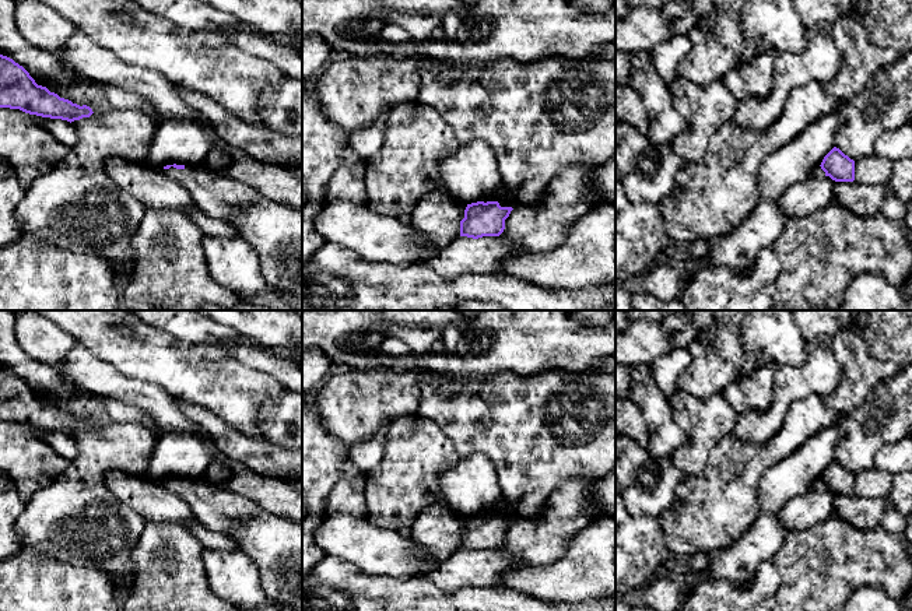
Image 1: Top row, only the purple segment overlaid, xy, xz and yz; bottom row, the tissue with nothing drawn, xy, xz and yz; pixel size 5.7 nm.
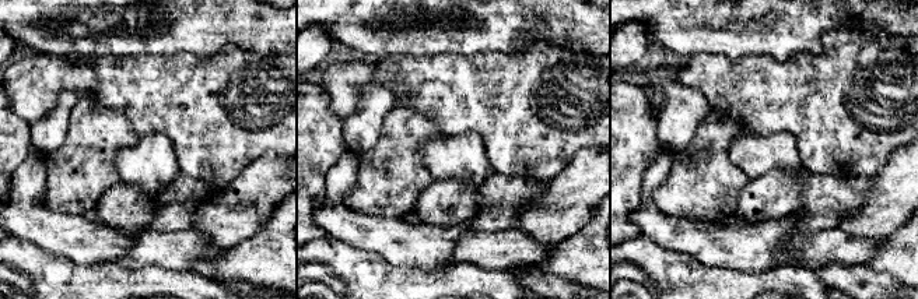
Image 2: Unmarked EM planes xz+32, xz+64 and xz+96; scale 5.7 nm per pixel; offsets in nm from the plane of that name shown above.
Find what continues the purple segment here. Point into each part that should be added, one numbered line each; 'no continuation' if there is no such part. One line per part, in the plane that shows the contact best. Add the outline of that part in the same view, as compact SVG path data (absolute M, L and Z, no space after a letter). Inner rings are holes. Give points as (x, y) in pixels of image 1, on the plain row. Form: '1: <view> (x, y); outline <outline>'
1: xz (507, 512); outline M502 496L502 508L501 509L488 509L481 515L498 515L501 520L516 520L520 517L519 512Z

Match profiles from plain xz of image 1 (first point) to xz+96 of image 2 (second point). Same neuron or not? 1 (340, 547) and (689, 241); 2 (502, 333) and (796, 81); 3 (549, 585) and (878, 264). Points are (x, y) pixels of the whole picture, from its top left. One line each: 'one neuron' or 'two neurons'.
1: one neuron
2: two neurons
3: one neuron

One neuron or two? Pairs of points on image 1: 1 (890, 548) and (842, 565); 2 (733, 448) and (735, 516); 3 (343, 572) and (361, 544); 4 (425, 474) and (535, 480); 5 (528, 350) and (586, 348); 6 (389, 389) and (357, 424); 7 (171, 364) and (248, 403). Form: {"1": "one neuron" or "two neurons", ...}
{"1": "one neuron", "2": "one neuron", "3": "two neurons", "4": "two neurons", "5": "one neuron", "6": "one neuron", "7": "one neuron"}

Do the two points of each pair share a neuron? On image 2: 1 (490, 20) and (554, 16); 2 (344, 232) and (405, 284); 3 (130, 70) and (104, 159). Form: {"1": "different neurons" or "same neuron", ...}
{"1": "same neuron", "2": "different neurons", "3": "different neurons"}

